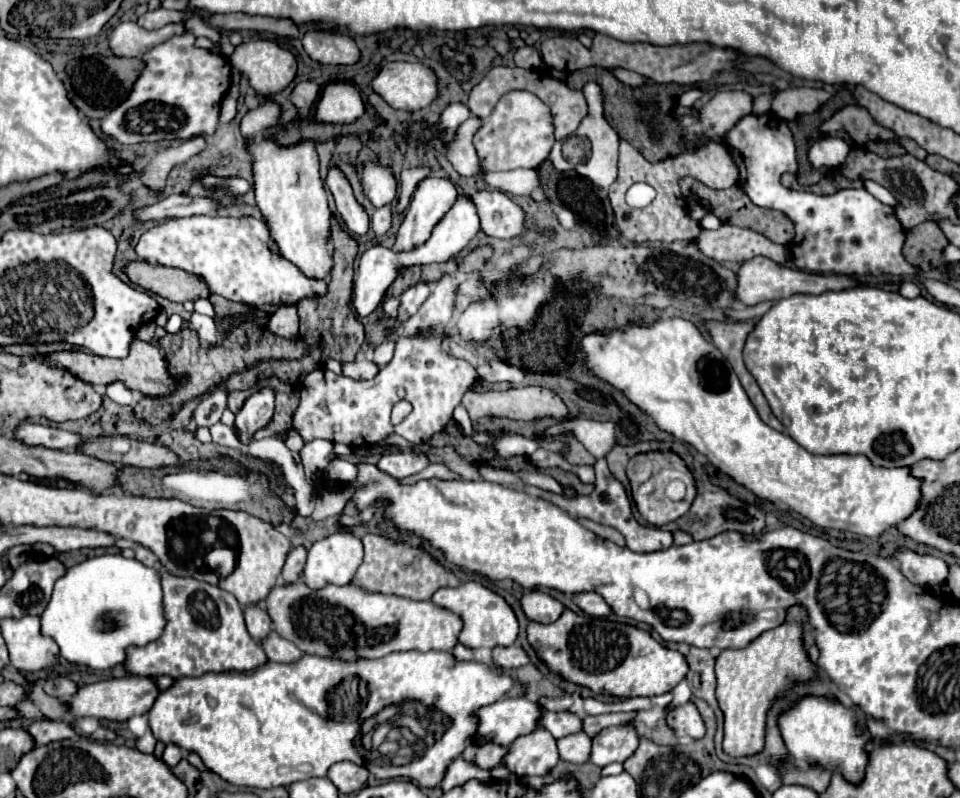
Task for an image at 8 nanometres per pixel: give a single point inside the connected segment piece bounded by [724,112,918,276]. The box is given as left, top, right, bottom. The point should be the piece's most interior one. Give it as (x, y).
(849, 232)

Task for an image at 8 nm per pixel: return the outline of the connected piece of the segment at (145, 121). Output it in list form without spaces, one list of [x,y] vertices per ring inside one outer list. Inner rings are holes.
[[[184,32],[154,46],[144,56],[144,72],[140,72],[128,100],[118,104],[100,128],[108,138],[120,144],[140,144],[156,140],[190,140],[194,136],[210,136],[218,128],[220,104],[232,84],[230,62],[210,50],[196,46],[196,36]]]

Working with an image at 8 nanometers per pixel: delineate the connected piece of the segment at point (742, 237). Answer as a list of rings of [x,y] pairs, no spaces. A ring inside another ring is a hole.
[[[722,224],[718,230],[702,230],[696,242],[698,248],[716,262],[742,264],[754,256],[766,256],[776,264],[788,262],[786,246],[760,236],[754,230],[738,228],[732,224]]]

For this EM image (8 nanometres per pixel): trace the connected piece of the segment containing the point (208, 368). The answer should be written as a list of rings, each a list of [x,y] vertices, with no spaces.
[[[242,322],[240,326],[236,326],[224,340],[222,344],[208,348],[204,344],[200,344],[198,334],[190,328],[184,328],[178,334],[166,334],[164,338],[160,338],[160,348],[168,350],[166,352],[166,360],[170,364],[172,374],[186,374],[188,380],[182,382],[178,386],[178,390],[166,398],[142,398],[136,408],[134,414],[138,420],[144,420],[148,424],[168,424],[168,420],[188,402],[206,394],[212,394],[216,388],[220,388],[224,384],[224,380],[236,372],[246,372],[246,368],[250,368],[252,364],[258,364],[262,360],[300,360],[302,356],[306,356],[310,352],[308,344],[304,344],[304,340],[296,338],[296,340],[286,340],[280,338],[272,332],[268,332],[266,328],[258,328],[252,322]]]

